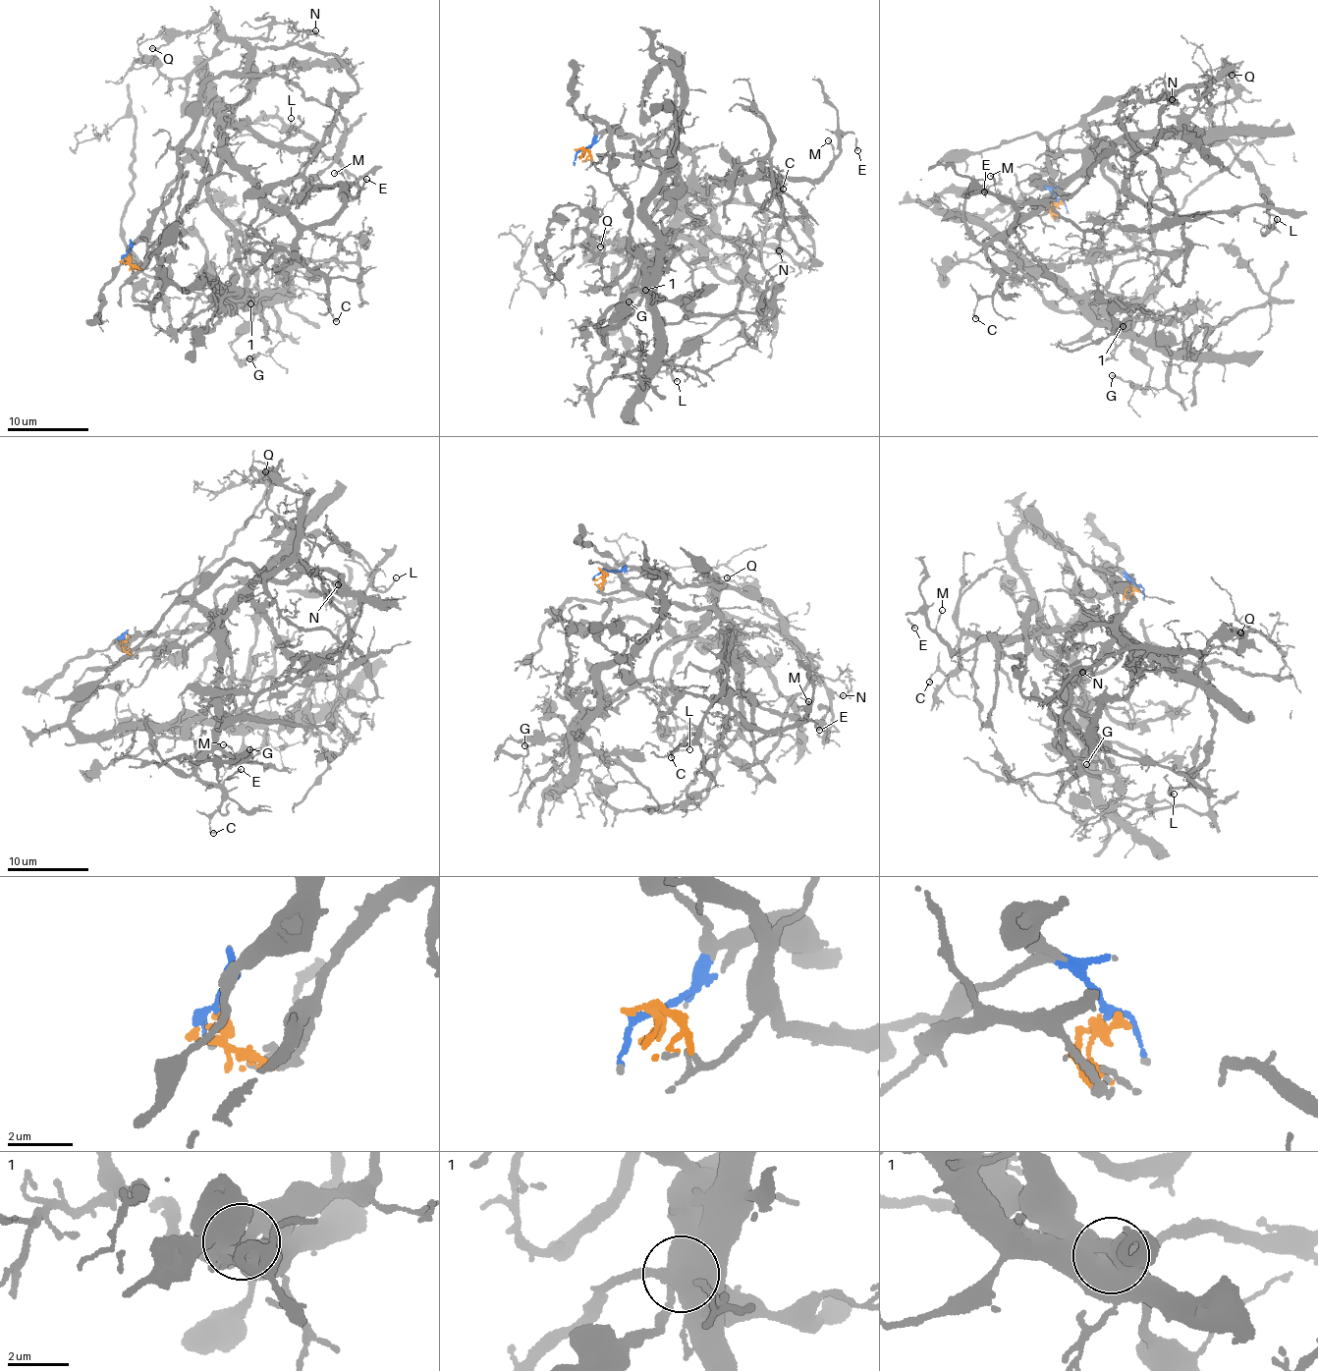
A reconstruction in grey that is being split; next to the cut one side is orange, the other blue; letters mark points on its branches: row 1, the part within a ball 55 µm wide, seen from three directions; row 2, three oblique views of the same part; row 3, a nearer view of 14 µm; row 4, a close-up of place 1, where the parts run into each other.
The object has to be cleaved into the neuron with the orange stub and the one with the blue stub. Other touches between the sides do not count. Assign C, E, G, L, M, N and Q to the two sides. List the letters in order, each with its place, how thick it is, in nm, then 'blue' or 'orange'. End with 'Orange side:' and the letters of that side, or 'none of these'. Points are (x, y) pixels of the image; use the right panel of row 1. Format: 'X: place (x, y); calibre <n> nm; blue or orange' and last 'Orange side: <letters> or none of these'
C: place (975, 318); calibre 170 nm; orange
E: place (984, 191); calibre 150 nm; orange
G: place (1112, 375); calibre 160 nm; blue
L: place (1277, 219); calibre 130 nm; blue
M: place (990, 176); calibre 130 nm; orange
N: place (1172, 99); calibre 140 nm; blue
Q: place (1232, 75); calibre 150 nm; blue
Orange side: C, E, M

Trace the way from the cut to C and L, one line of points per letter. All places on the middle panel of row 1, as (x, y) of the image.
C: (584, 150), (597, 161), (611, 148), (675, 145), (714, 187), (769, 161), (783, 190)
L: (584, 150), (662, 133), (709, 208), (699, 241), (618, 272), (631, 357), (677, 380)

